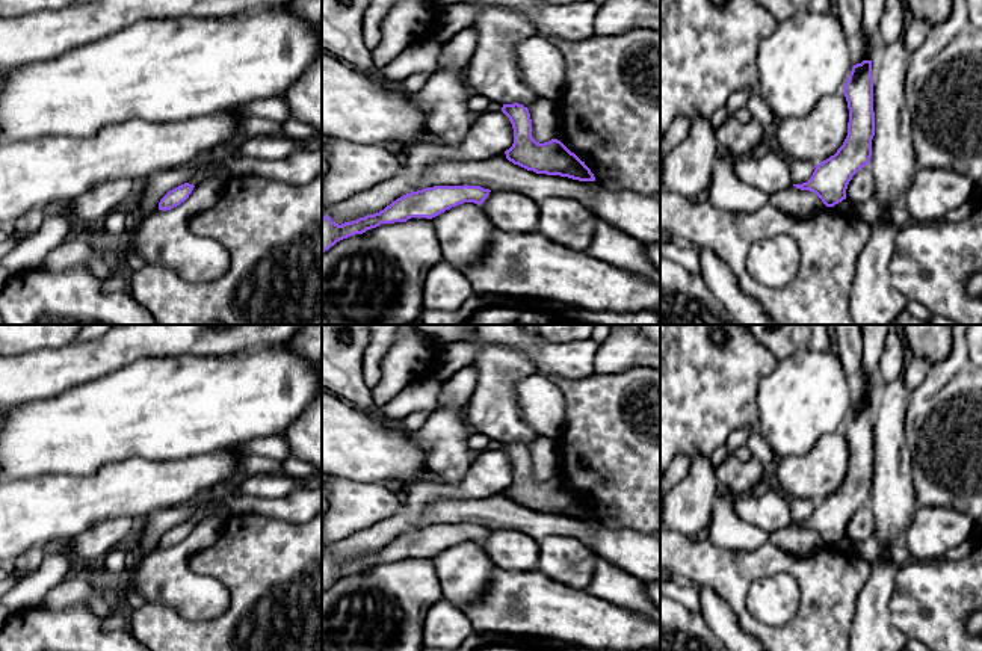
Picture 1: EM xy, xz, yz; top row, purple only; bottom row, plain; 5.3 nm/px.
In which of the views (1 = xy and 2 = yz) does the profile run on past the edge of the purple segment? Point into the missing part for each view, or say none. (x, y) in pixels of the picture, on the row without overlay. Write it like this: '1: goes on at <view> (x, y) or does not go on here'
1: does not go on here
2: does not go on here

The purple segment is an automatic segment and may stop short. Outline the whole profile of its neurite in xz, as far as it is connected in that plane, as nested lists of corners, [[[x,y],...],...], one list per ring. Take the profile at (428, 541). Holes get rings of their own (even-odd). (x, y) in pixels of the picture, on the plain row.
[[[468,523],[434,524],[406,532],[379,551],[367,553],[341,563],[332,560],[331,556],[325,553],[322,556],[322,591],[328,589],[343,577],[363,572],[381,562],[406,560],[411,556],[432,557],[464,541],[474,541],[480,544],[488,536],[489,530],[489,527]]]

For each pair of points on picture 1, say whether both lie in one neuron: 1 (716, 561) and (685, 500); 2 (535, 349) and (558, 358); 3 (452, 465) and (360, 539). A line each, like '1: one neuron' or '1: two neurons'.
1: two neurons
2: one neuron
3: two neurons

